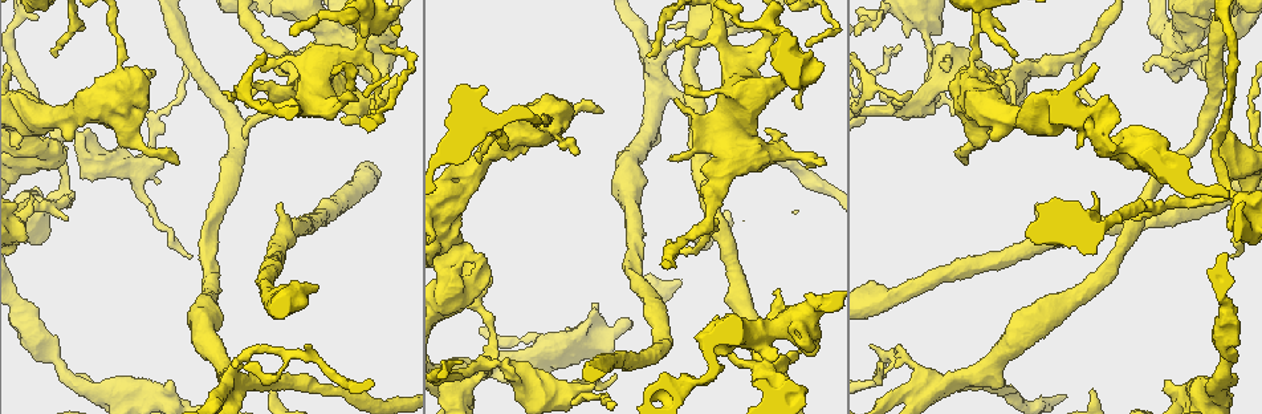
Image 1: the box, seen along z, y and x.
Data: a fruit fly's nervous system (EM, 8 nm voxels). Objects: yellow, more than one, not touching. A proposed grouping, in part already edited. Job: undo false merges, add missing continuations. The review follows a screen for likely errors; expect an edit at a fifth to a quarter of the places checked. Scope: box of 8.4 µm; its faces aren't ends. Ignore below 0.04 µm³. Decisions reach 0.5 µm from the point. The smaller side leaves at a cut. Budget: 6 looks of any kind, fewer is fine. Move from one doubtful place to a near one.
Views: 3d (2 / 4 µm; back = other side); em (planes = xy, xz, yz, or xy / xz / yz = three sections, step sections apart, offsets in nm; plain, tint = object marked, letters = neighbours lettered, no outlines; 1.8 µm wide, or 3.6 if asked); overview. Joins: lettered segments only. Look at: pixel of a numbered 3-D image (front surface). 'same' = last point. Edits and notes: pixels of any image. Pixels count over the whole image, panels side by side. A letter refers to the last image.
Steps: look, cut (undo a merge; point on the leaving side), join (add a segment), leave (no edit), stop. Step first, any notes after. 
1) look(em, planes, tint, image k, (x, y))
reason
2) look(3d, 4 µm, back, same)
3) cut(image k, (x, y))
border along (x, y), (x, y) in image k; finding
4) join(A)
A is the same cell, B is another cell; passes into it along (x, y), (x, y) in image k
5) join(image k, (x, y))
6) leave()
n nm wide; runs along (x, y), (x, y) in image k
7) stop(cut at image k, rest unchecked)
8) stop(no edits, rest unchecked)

look(3d, 4 µm, image 1, (669, 159))
thin end

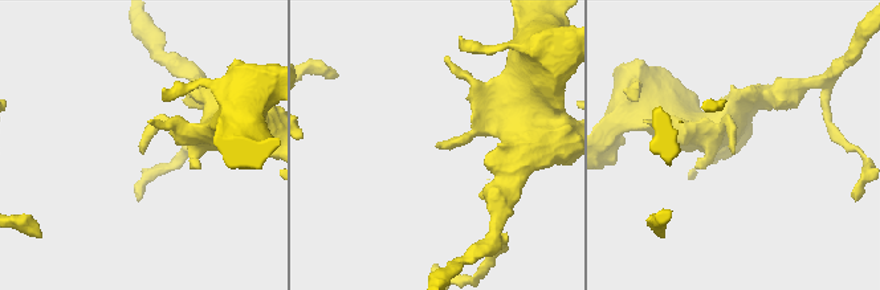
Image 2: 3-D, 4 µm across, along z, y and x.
look(em, xz, step 16, tint, image 2, (735, 150))
shape alone is not enough

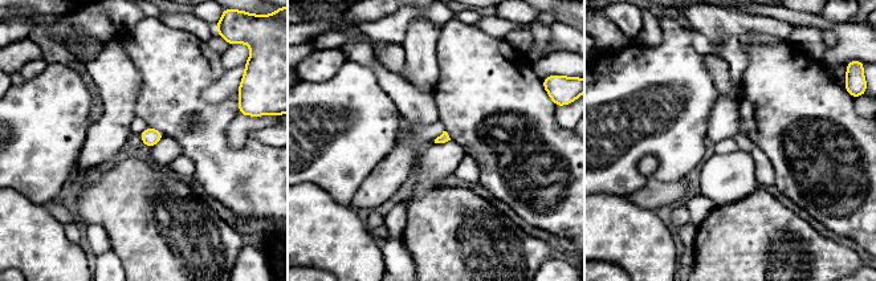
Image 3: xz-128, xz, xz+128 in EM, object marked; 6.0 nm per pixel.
look(em, planes, letters, same)

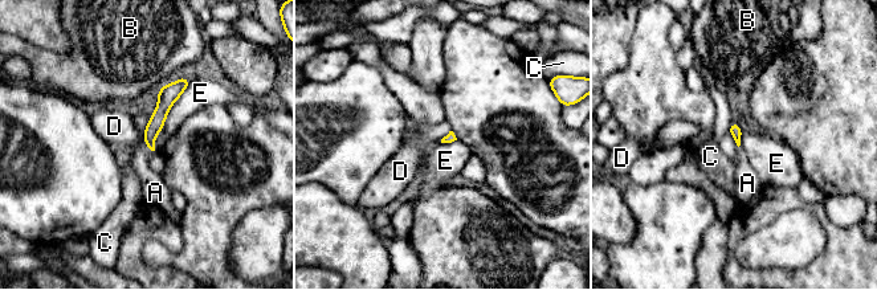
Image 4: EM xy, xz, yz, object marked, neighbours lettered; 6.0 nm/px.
join(A)
A is the same cell, B, C, D and E are other cells; the neuron continues

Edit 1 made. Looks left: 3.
look(overview)

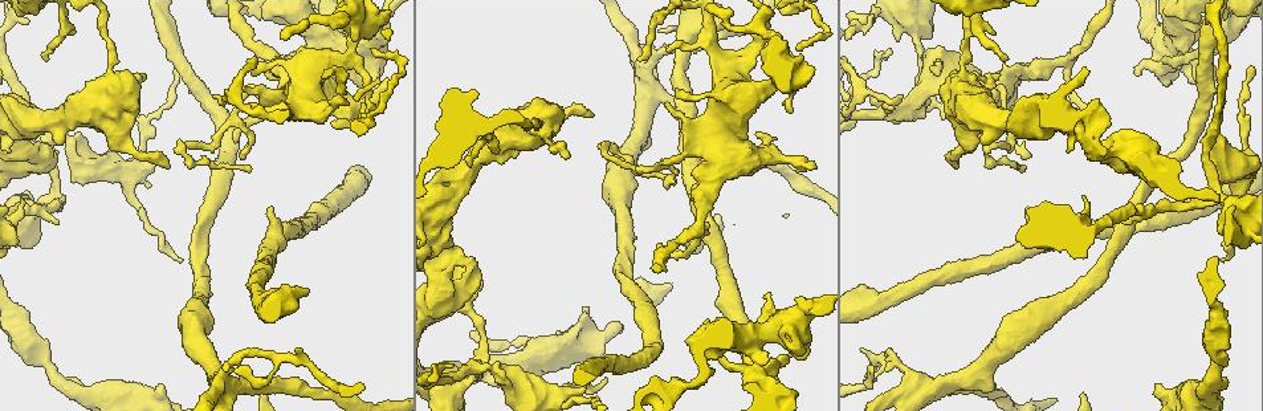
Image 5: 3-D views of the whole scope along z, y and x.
look(3d, 4 µm, back, image 5, (326, 62))

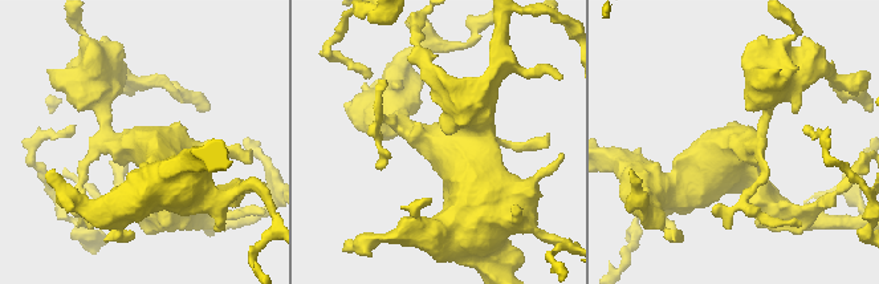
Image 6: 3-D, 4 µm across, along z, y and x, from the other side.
look(em, 3.6 µm, planes, letters, image 6, (140, 145))

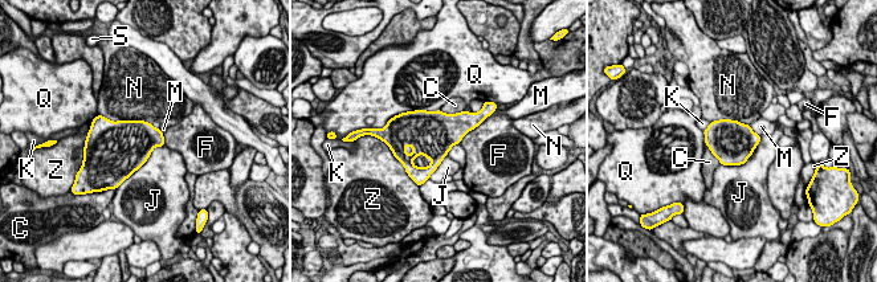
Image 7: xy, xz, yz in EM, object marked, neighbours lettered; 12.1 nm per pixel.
leave()
550 nm wide; C, F, J, K, M, N, Q, S and Z are other cells; border along (459, 143), (447, 154) in image 7; continuous, no second neuron

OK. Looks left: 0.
stop(join at image 4, rest unchecked)

